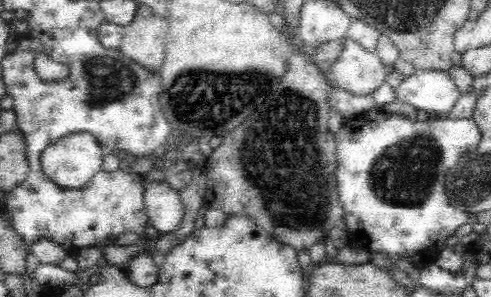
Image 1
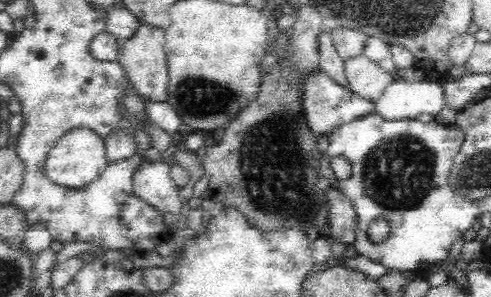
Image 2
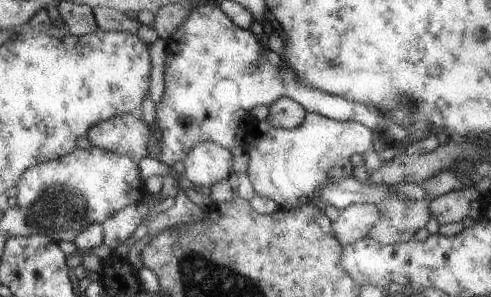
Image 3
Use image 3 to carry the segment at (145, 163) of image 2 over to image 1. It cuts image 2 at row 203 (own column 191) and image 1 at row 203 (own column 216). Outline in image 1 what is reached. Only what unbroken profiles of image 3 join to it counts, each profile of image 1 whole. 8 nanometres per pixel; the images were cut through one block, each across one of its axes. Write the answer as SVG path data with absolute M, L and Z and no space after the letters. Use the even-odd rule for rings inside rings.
M166 178L142 182L142 202L152 226L162 234L176 230L186 216L186 204L180 190L170 186Z

